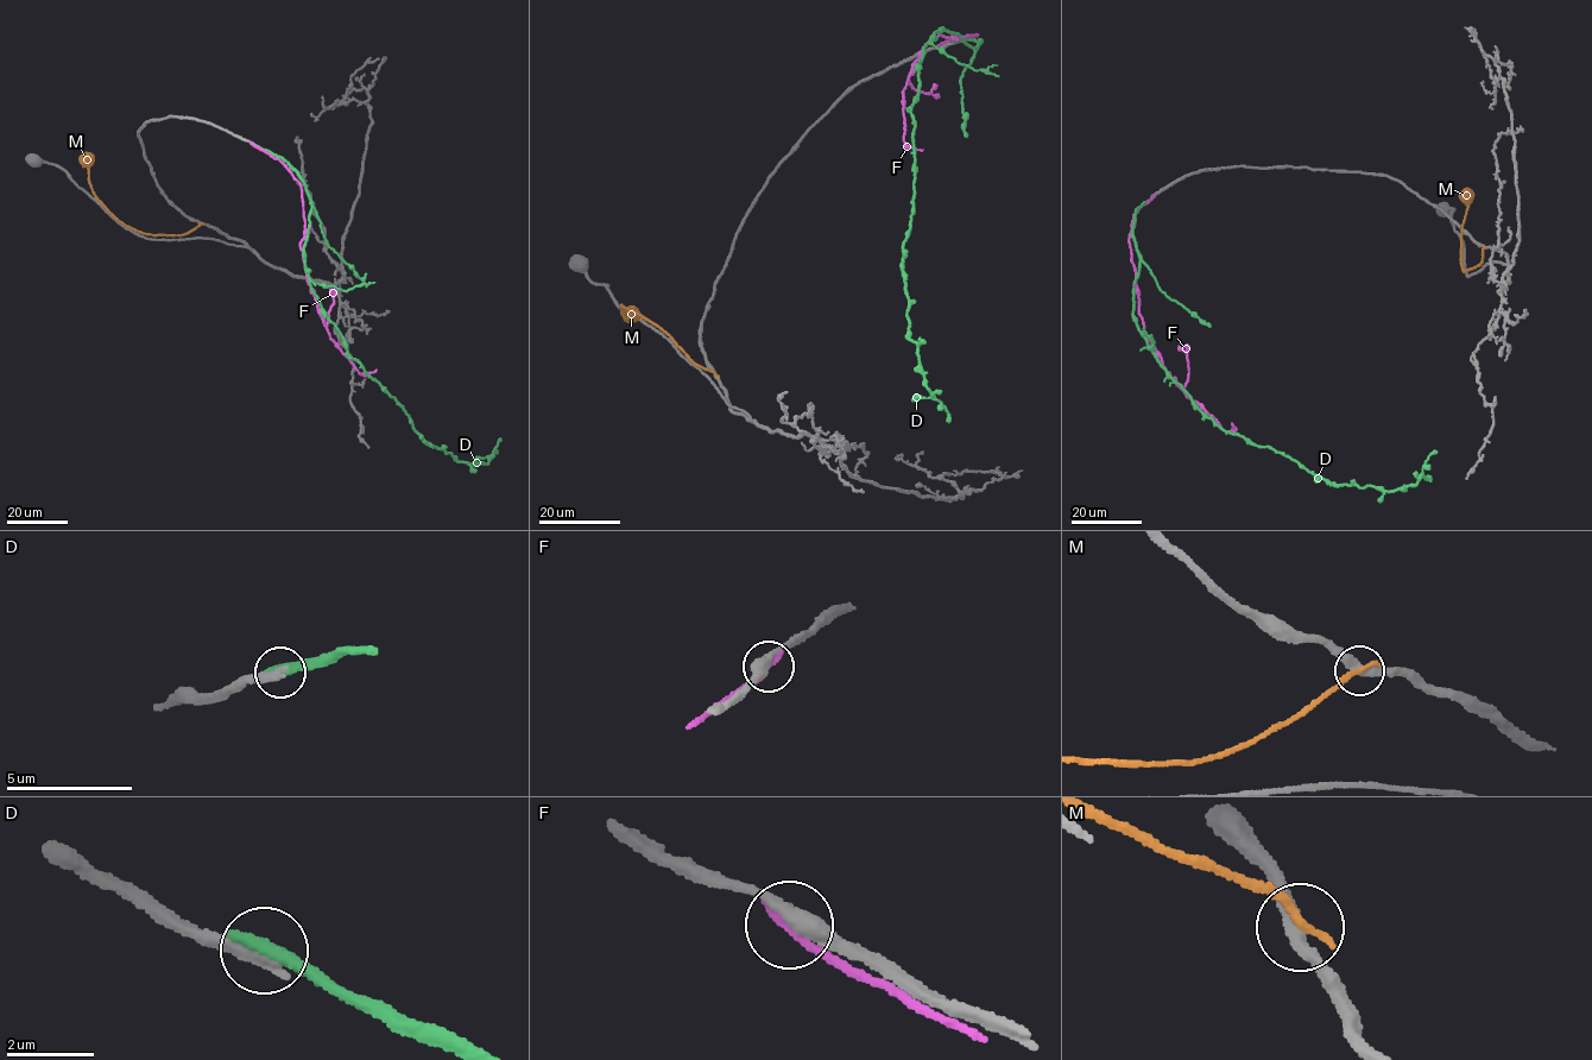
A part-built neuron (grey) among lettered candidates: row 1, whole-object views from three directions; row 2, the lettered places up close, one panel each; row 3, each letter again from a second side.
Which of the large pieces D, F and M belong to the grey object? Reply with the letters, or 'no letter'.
no letter

